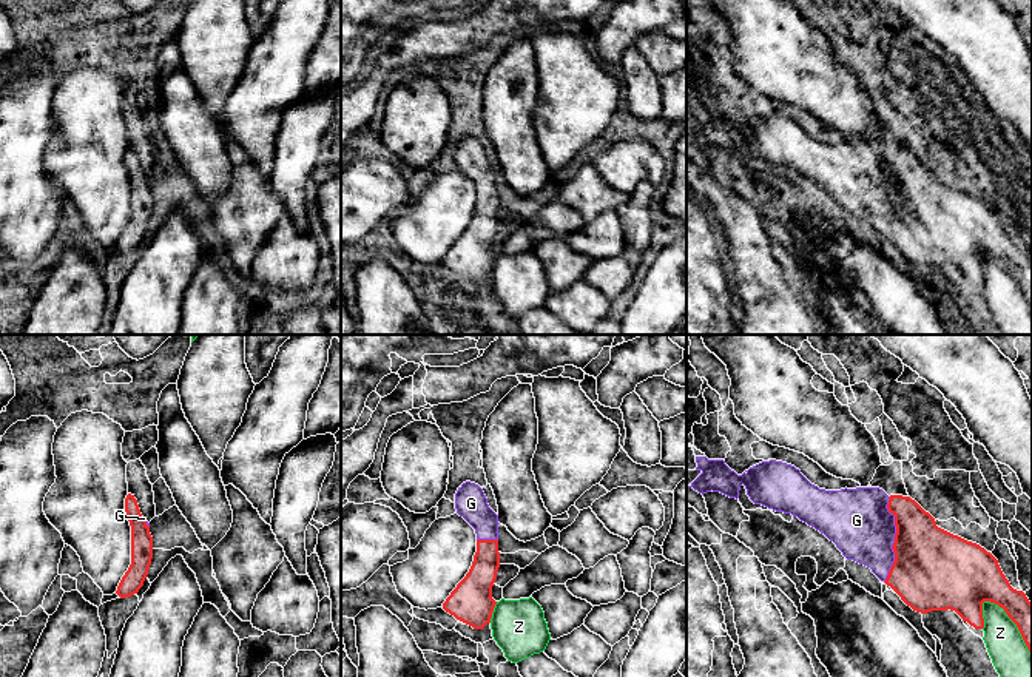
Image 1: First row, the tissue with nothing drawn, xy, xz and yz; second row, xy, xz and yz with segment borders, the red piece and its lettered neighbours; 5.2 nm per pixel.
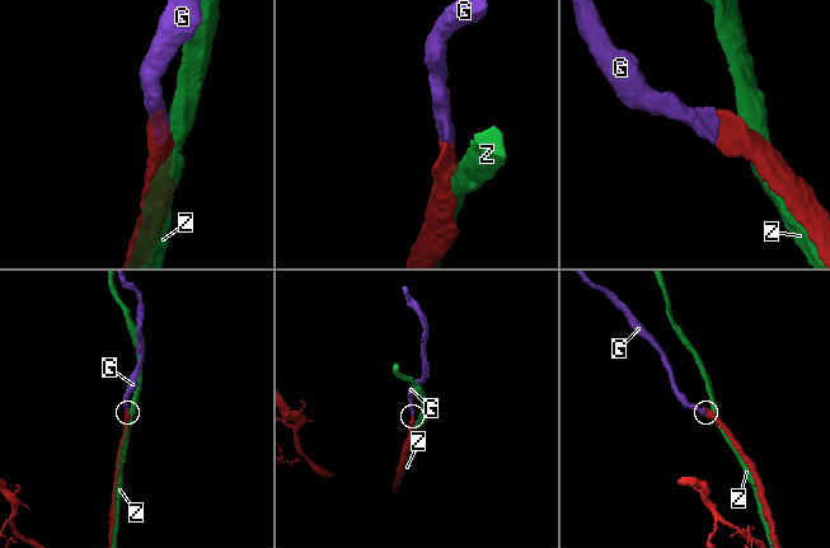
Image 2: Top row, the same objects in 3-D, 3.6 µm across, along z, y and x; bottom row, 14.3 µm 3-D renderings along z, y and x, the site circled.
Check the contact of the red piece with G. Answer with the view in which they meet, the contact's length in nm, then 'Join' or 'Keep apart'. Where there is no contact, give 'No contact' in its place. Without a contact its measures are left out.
Touches red in yz. Shared border 440 nm. Join

